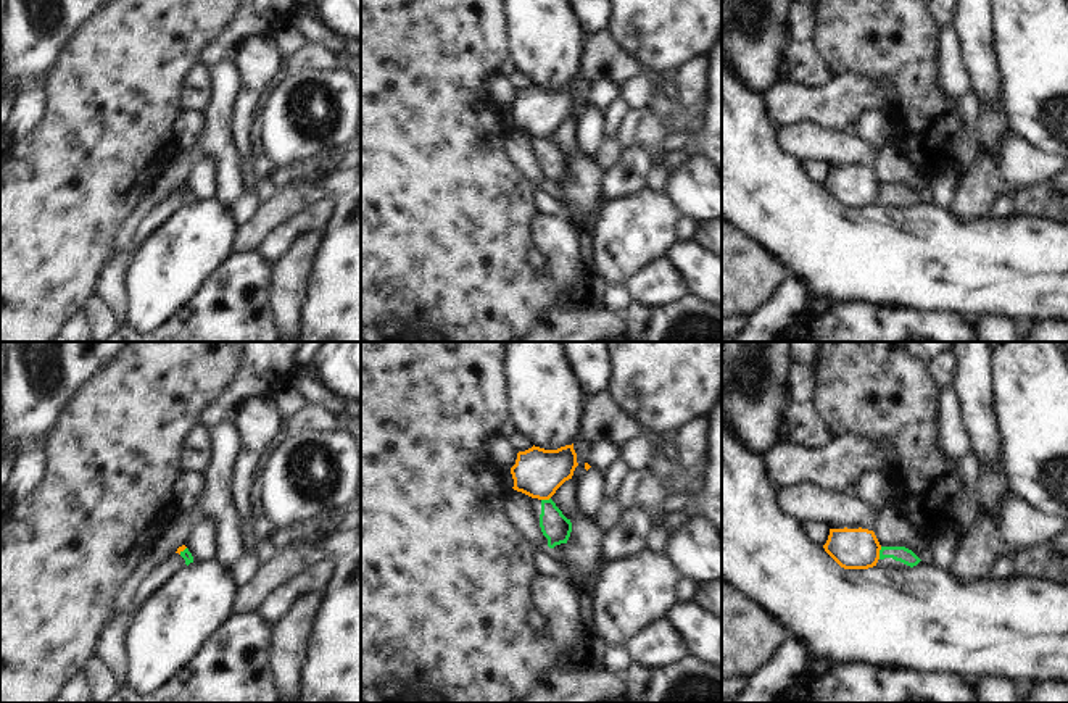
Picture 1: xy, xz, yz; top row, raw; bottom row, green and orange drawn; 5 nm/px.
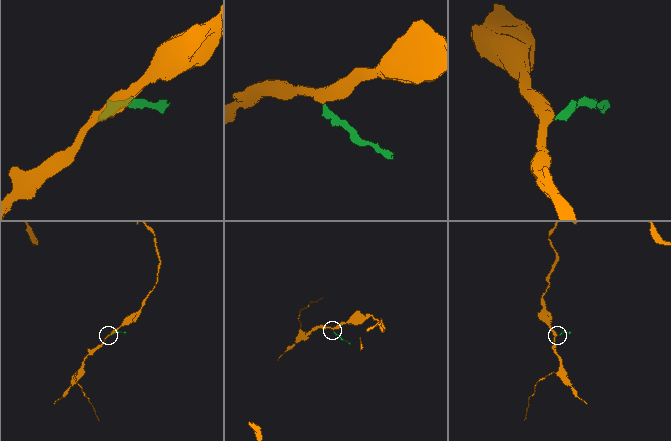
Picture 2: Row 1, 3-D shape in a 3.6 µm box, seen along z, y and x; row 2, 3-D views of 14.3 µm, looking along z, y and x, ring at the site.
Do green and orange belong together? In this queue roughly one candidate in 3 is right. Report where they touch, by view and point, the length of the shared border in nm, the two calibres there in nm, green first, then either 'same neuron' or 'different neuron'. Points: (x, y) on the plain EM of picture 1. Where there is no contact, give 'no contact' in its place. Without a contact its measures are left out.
yz (880, 192) | 70 nm | 80/200 nm | different neuron

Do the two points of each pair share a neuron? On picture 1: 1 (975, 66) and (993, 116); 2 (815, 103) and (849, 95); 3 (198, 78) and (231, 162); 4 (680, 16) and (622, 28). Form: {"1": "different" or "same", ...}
{"1": "different", "2": "same", "3": "different", "4": "same"}

